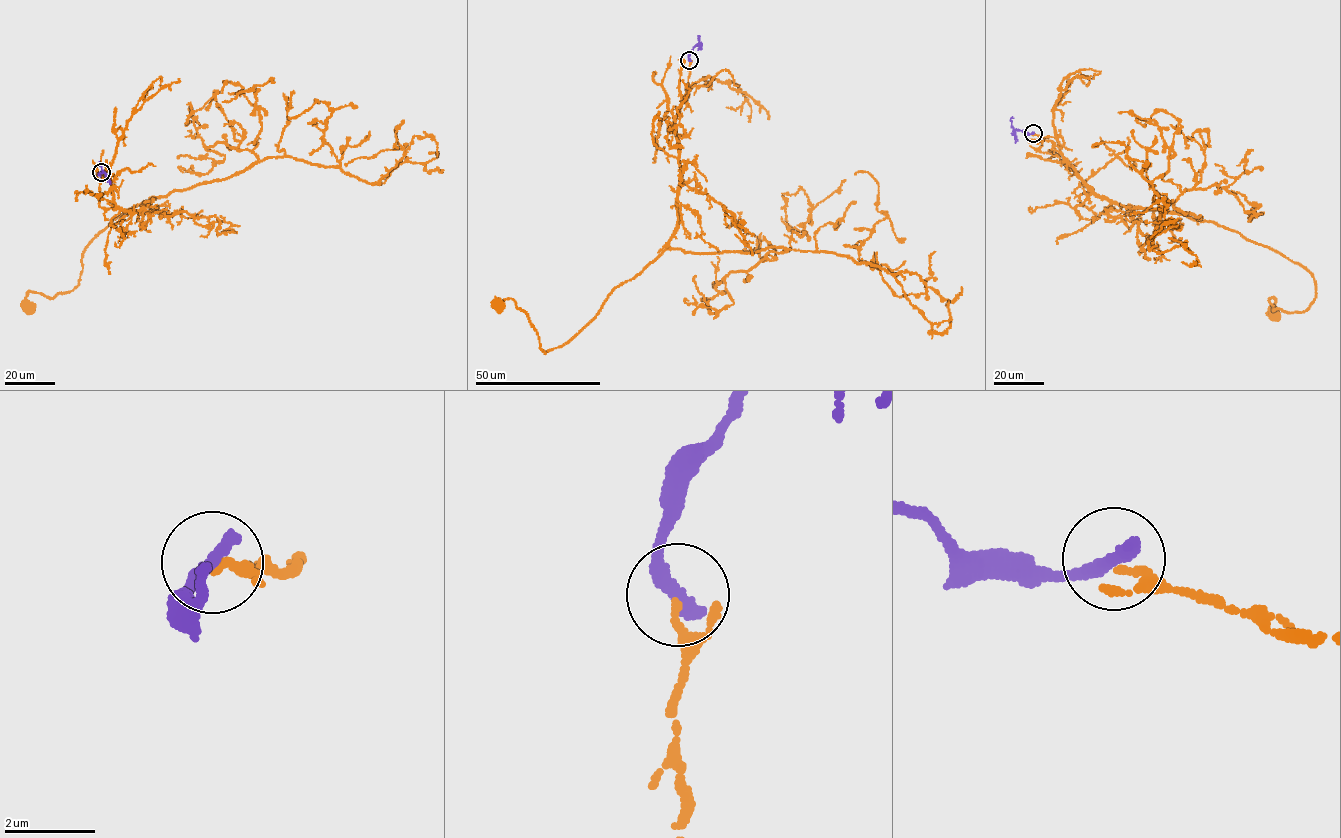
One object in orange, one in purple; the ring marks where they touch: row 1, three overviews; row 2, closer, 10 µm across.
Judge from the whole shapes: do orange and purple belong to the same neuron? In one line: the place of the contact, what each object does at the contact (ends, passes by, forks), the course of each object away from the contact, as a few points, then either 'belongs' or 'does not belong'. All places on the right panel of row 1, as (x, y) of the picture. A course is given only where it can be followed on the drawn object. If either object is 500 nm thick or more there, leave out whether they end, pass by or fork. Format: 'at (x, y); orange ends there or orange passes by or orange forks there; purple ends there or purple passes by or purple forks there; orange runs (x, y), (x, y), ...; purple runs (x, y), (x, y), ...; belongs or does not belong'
at (1033, 133); orange ends there; purple ends there; orange runs (1033, 133), (1060, 136), (1097, 195), (1208, 220), (1305, 268), (1314, 301), (1289, 312), (1271, 297), (1273, 312); purple runs (1033, 133), (1014, 130), (1013, 118); does not belong

